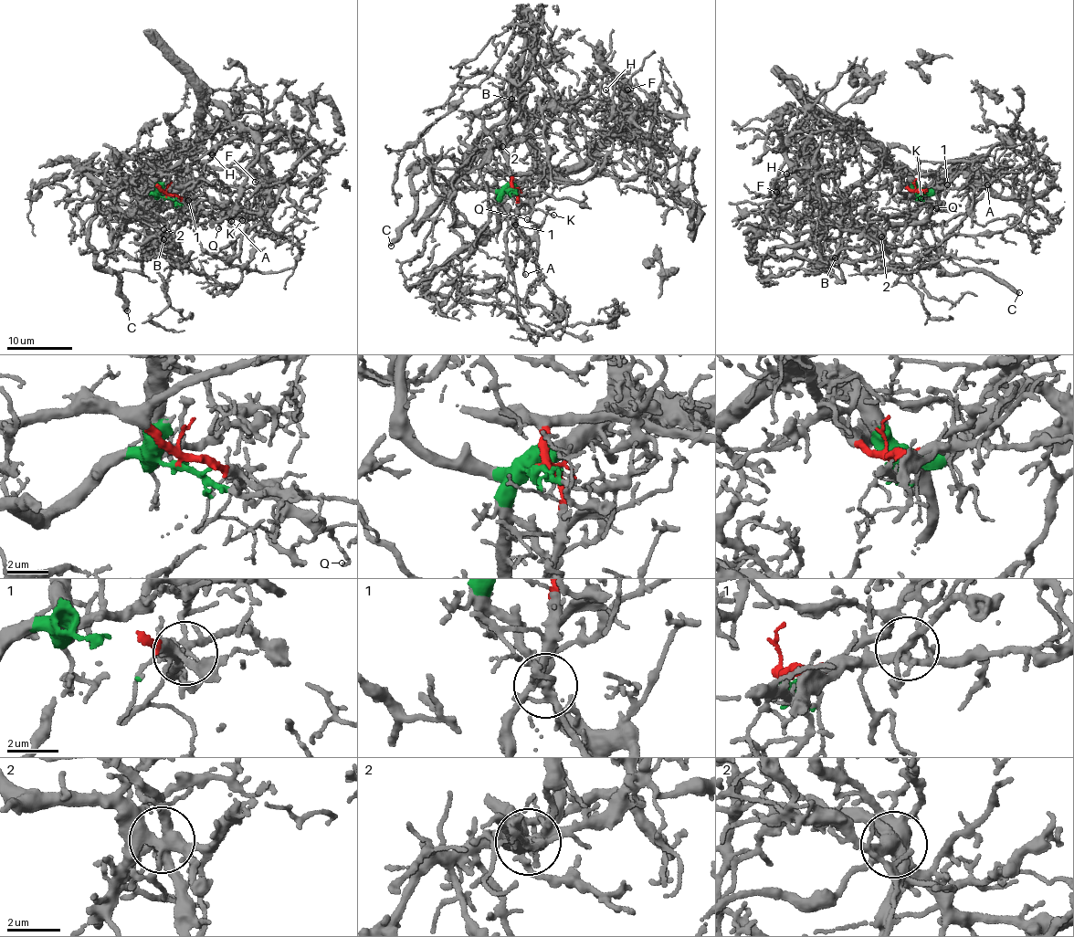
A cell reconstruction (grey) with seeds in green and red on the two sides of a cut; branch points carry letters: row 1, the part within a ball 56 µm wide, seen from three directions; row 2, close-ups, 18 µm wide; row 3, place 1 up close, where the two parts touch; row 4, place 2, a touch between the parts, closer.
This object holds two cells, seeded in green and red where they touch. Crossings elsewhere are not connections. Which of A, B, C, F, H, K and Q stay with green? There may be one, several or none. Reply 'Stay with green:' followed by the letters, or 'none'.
Stay with green: B, F, H

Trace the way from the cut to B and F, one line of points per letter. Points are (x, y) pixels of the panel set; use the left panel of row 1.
B: (165, 197), (149, 194), (127, 212), (114, 210), (149, 219), (172, 240), (171, 232), (163, 240)
F: (165, 197), (164, 161), (188, 155), (216, 103), (256, 141), (247, 170), (255, 181)

